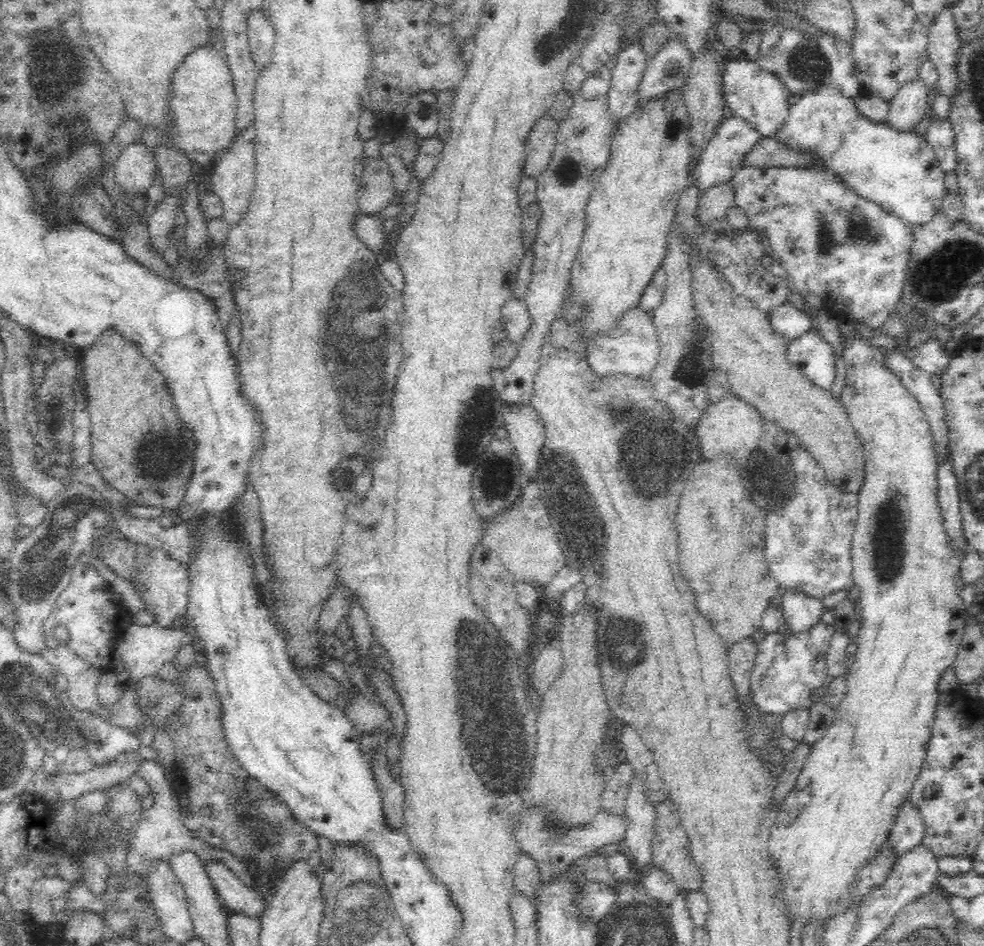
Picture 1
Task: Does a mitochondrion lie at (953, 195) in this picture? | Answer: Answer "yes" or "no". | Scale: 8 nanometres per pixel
no

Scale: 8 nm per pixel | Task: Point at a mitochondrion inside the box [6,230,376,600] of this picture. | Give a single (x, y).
(53, 407)

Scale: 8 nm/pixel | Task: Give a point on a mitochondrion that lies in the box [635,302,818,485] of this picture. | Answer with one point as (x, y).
(693, 367)

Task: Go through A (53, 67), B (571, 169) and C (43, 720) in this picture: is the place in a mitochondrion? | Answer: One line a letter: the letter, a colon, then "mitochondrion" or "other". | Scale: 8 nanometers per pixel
A: mitochondrion
B: mitochondrion
C: mitochondrion

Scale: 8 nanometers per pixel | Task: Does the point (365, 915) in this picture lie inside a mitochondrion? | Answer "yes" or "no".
yes

